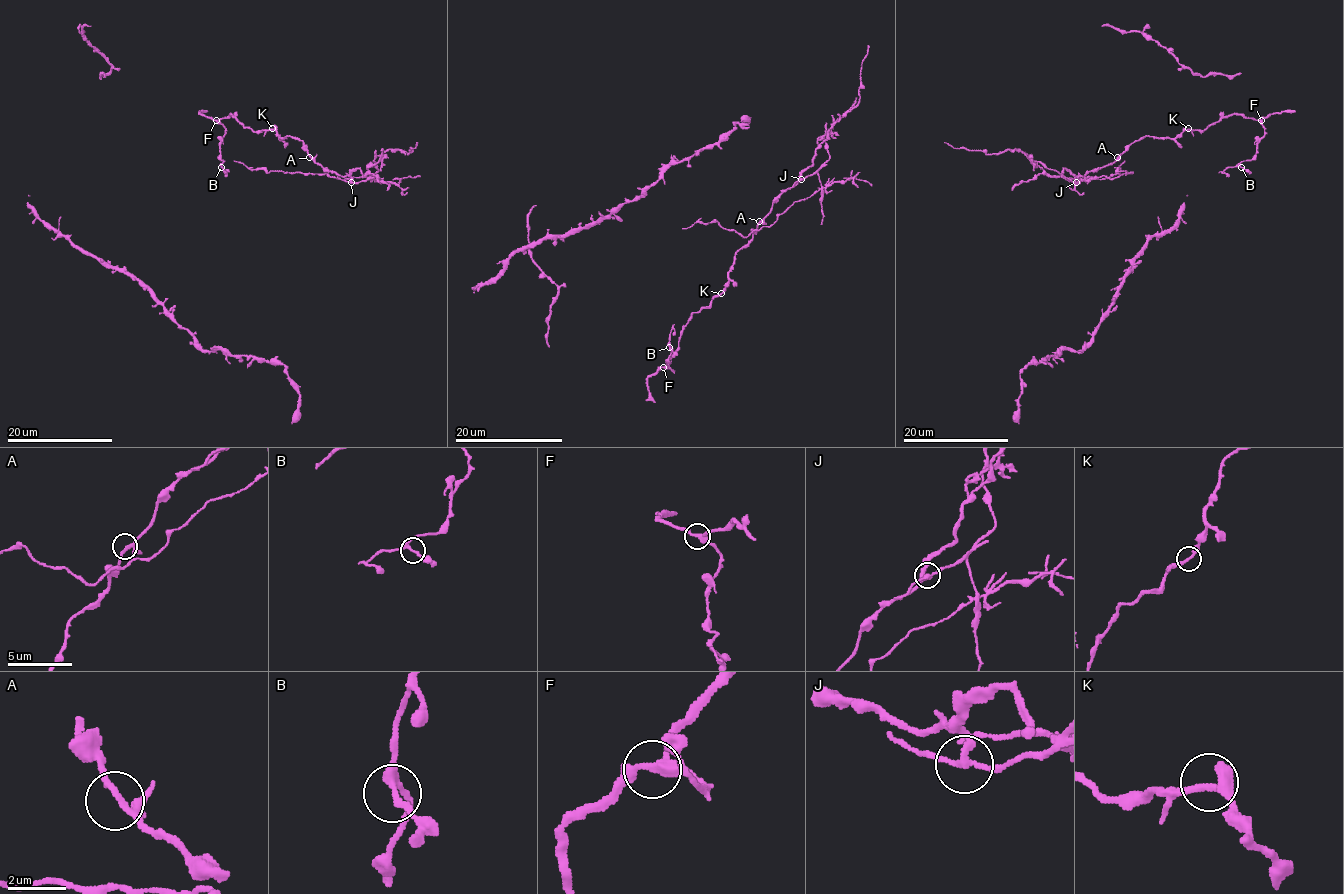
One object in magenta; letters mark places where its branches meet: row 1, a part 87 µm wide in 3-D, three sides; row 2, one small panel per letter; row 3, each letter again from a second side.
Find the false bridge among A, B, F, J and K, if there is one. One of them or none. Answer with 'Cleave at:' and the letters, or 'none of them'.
Cleave at: J

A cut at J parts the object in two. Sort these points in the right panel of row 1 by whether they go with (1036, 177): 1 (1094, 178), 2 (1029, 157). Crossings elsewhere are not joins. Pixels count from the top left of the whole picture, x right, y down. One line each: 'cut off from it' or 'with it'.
1: cut off from it
2: cut off from it

